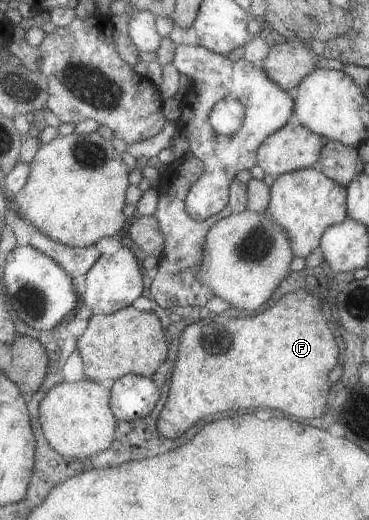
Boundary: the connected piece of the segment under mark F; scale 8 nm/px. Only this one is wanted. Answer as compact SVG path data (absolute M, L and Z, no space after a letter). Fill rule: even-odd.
M300 289L296 292L289 292L281 296L272 307L264 310L257 315L245 317L230 317L224 316L223 313L214 314L212 318L196 319L187 329L183 332L180 343L180 354L178 355L176 365L173 367L172 384L170 387L170 396L161 412L159 418L159 429L165 437L172 440L177 437L184 436L195 421L209 417L214 413L223 413L223 411L237 411L237 409L259 409L259 407L269 407L269 409L277 409L281 413L287 413L291 417L297 419L311 419L315 417L325 416L325 403L327 403L330 382L327 379L327 373L337 365L337 343L333 338L333 334L327 327L327 313L322 310L322 301L317 294Z

